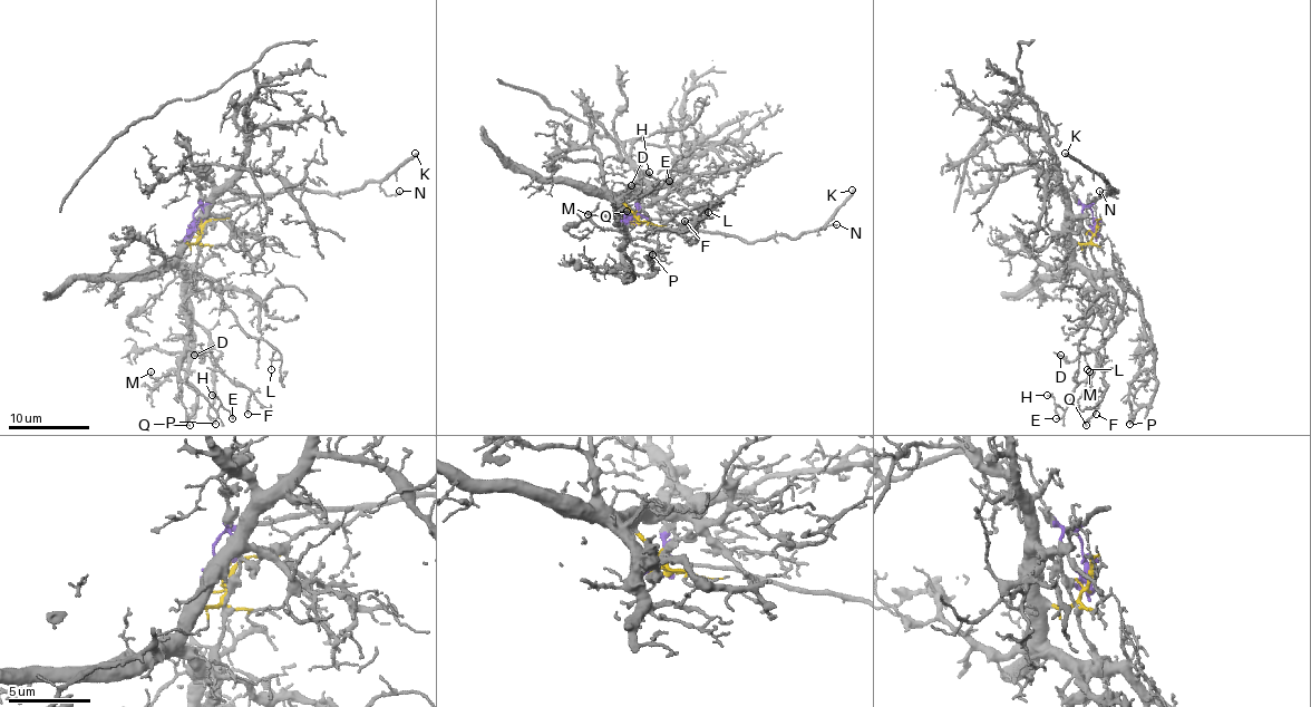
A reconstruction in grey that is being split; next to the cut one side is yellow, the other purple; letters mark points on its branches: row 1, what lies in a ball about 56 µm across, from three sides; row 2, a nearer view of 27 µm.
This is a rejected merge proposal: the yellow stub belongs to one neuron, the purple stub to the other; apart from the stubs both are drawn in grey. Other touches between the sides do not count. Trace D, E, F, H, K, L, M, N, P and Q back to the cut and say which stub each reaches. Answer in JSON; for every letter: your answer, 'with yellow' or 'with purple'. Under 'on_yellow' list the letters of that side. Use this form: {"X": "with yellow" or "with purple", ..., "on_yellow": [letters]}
{"D": "with yellow", "E": "with yellow", "F": "with yellow", "H": "with yellow", "K": "with purple", "L": "with yellow", "M": "with yellow", "N": "with purple", "P": "with yellow", "Q": "with yellow", "on_yellow": ["D", "E", "F", "H", "L", "M", "P", "Q"]}

